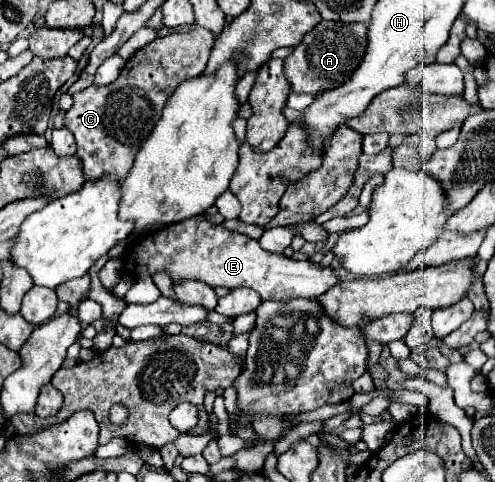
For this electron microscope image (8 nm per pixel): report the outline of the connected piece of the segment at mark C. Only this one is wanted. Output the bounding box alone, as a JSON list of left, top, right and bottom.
[65,27,215,181]

